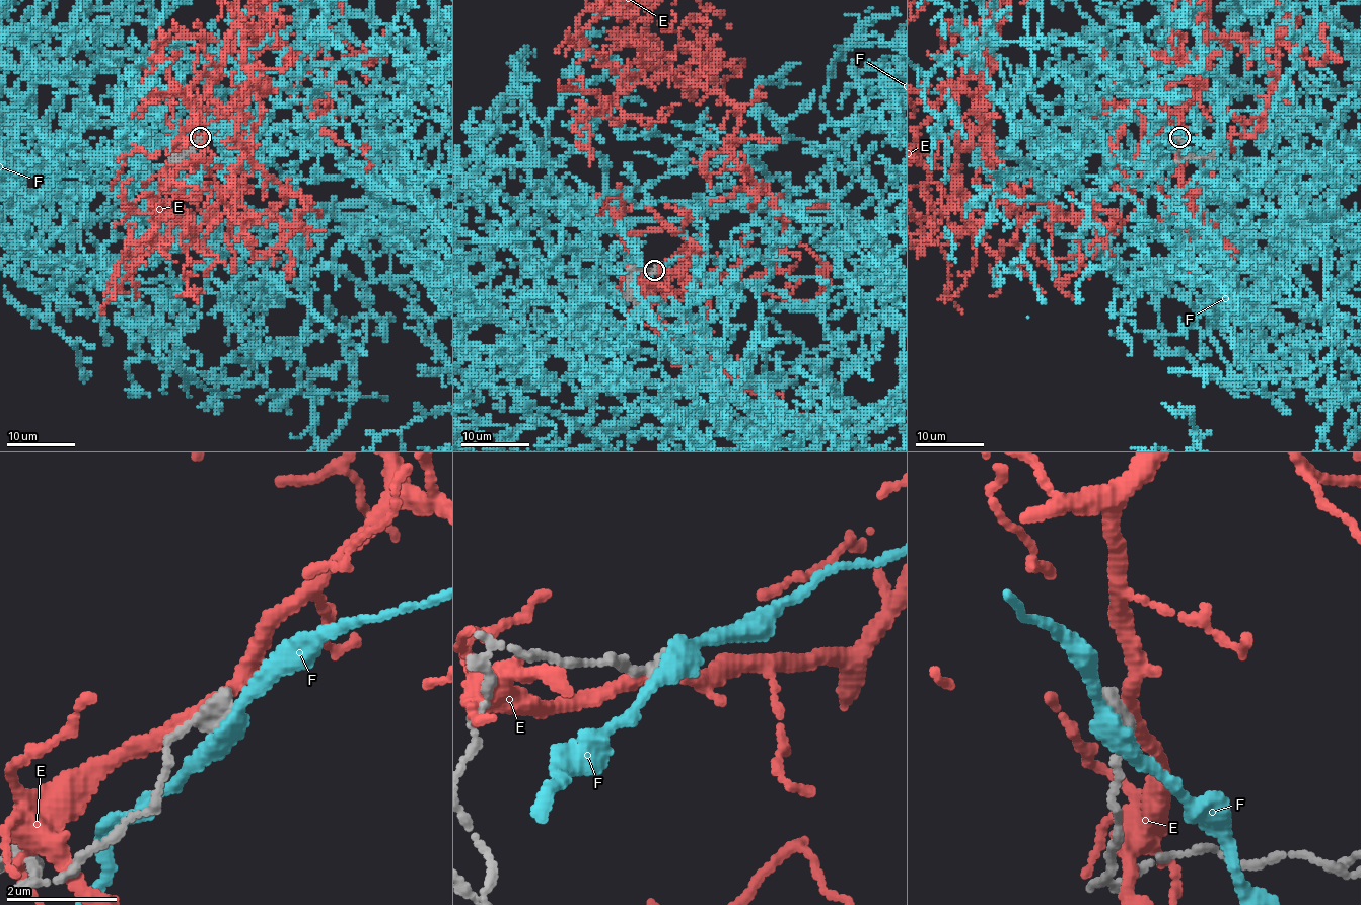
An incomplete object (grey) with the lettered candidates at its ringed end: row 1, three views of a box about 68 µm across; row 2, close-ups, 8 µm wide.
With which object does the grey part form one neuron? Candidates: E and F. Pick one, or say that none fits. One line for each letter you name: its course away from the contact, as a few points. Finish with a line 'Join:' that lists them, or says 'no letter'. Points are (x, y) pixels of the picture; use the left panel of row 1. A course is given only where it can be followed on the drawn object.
Join: no letter

